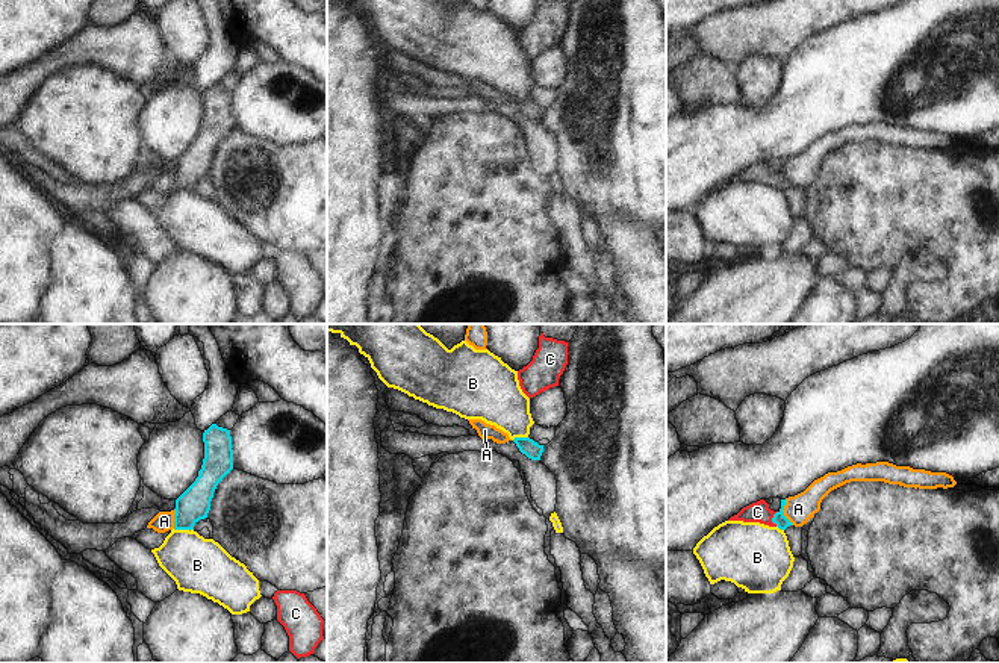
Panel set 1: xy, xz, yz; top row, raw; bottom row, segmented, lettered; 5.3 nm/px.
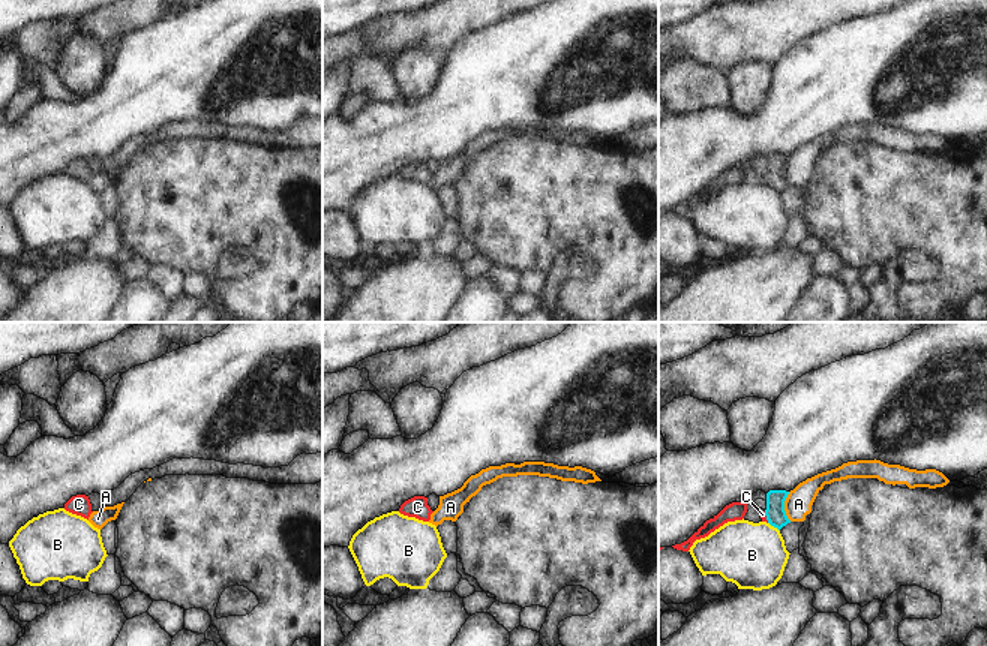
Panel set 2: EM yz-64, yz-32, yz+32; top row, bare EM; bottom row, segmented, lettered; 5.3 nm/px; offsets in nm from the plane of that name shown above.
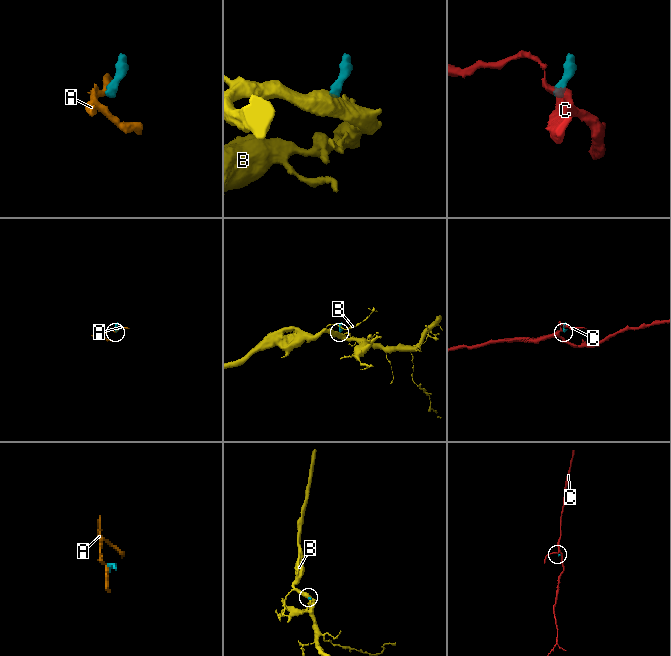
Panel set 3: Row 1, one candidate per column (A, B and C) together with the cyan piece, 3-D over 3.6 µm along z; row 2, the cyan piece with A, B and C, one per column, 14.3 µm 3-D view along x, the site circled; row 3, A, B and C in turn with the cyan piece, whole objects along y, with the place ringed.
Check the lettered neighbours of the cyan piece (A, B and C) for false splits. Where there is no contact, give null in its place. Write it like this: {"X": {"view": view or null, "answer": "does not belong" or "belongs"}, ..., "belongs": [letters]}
{"A": {"view": "yz", "answer": "does not belong"}, "B": {"view": "xy", "answer": "does not belong"}, "C": {"view": "yz", "answer": "belongs"}, "belongs": ["C"]}

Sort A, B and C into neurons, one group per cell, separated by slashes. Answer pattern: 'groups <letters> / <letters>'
groups A / B / C

